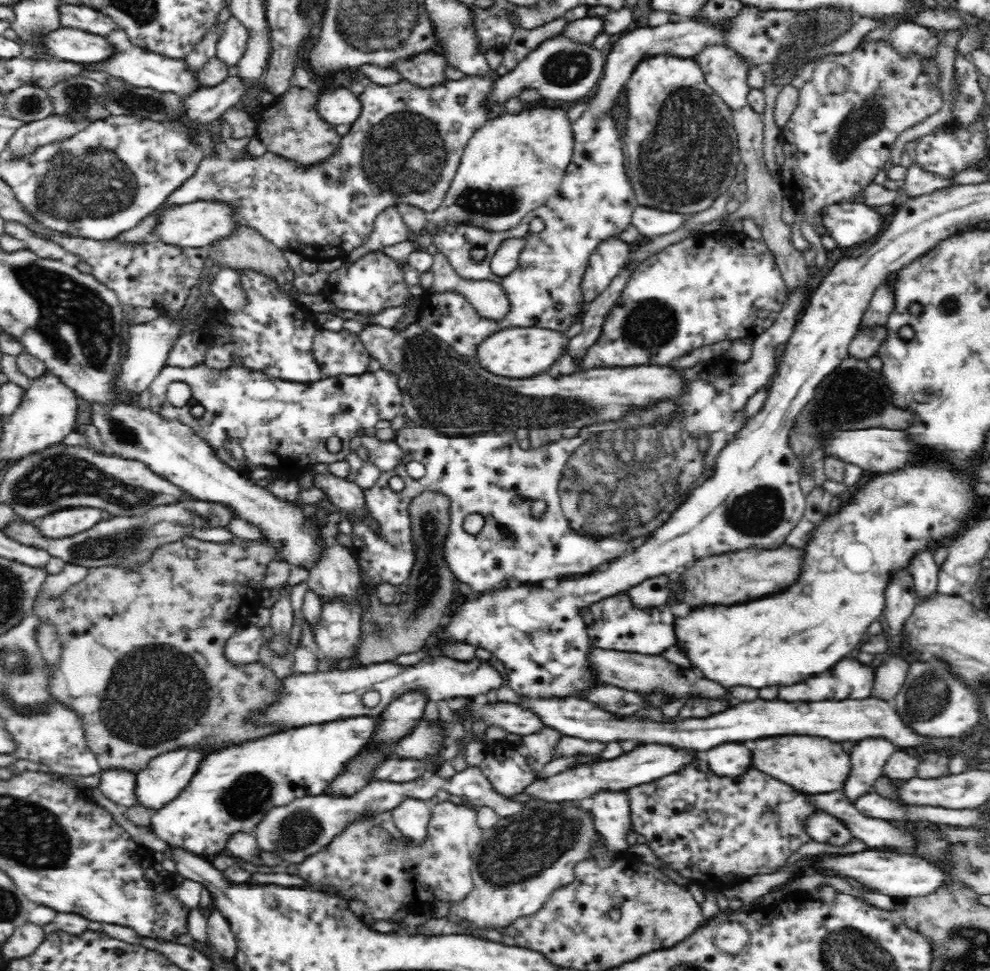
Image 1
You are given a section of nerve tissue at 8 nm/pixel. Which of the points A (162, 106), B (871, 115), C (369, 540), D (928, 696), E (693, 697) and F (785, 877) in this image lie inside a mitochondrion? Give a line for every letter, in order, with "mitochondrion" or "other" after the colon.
A: mitochondrion
B: mitochondrion
C: other
D: mitochondrion
E: other
F: other

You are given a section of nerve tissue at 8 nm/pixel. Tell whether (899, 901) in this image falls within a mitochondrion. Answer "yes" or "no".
no

